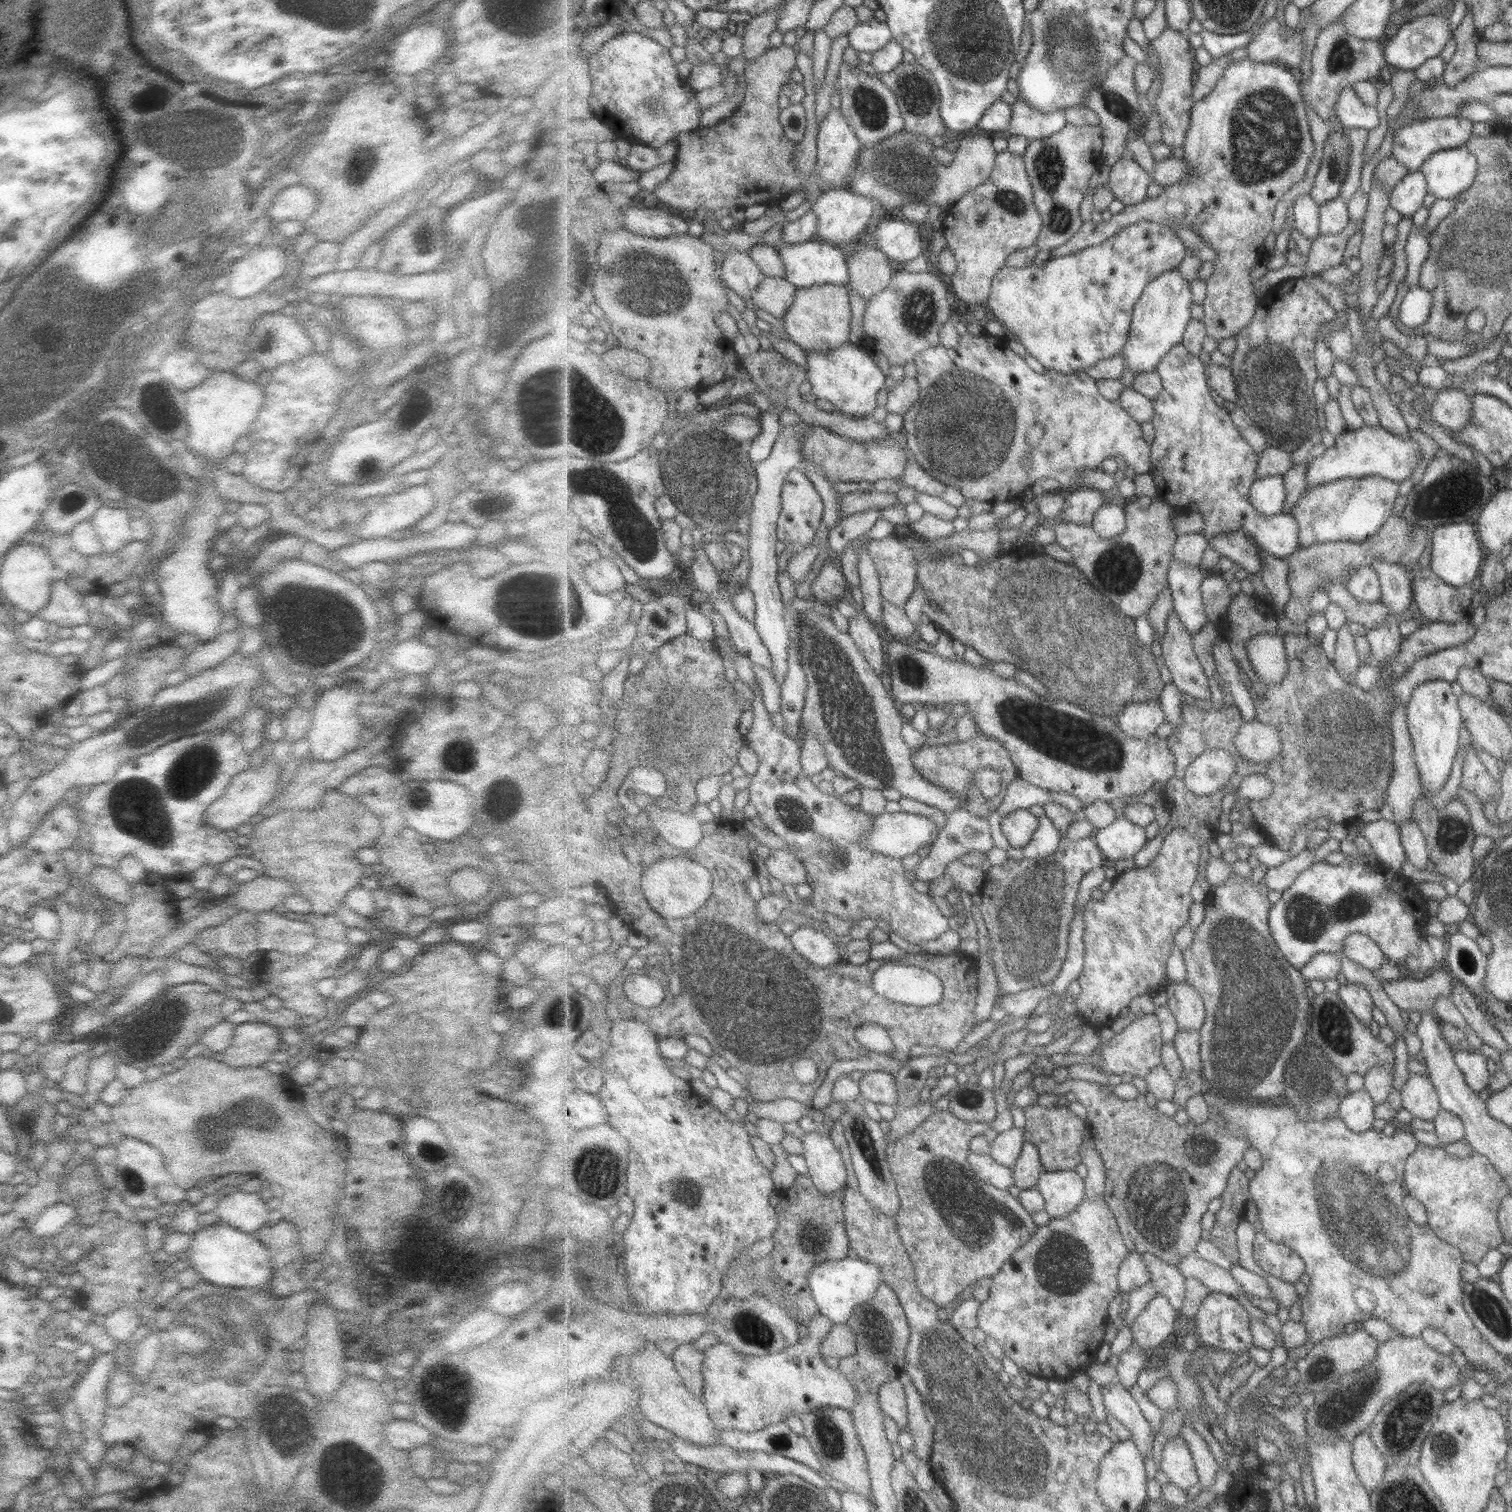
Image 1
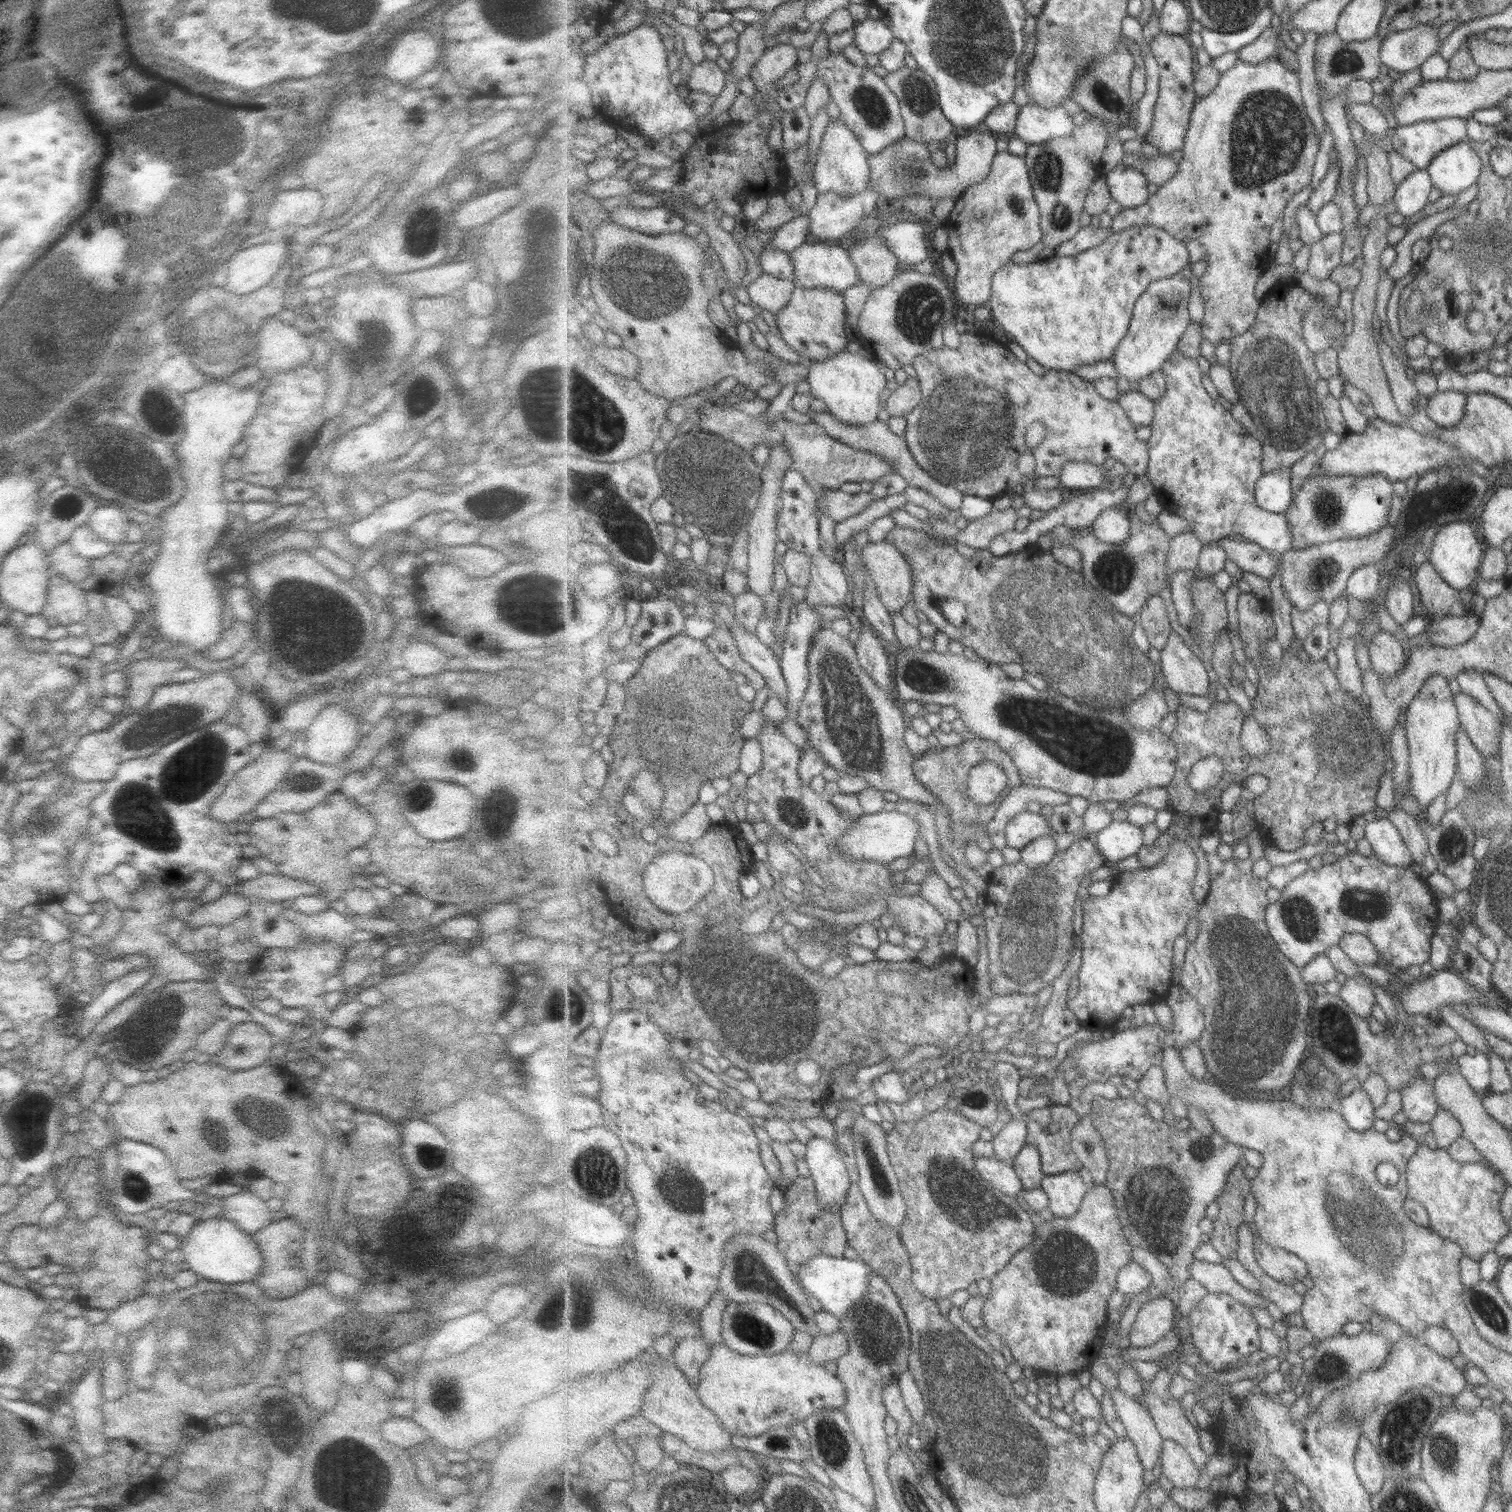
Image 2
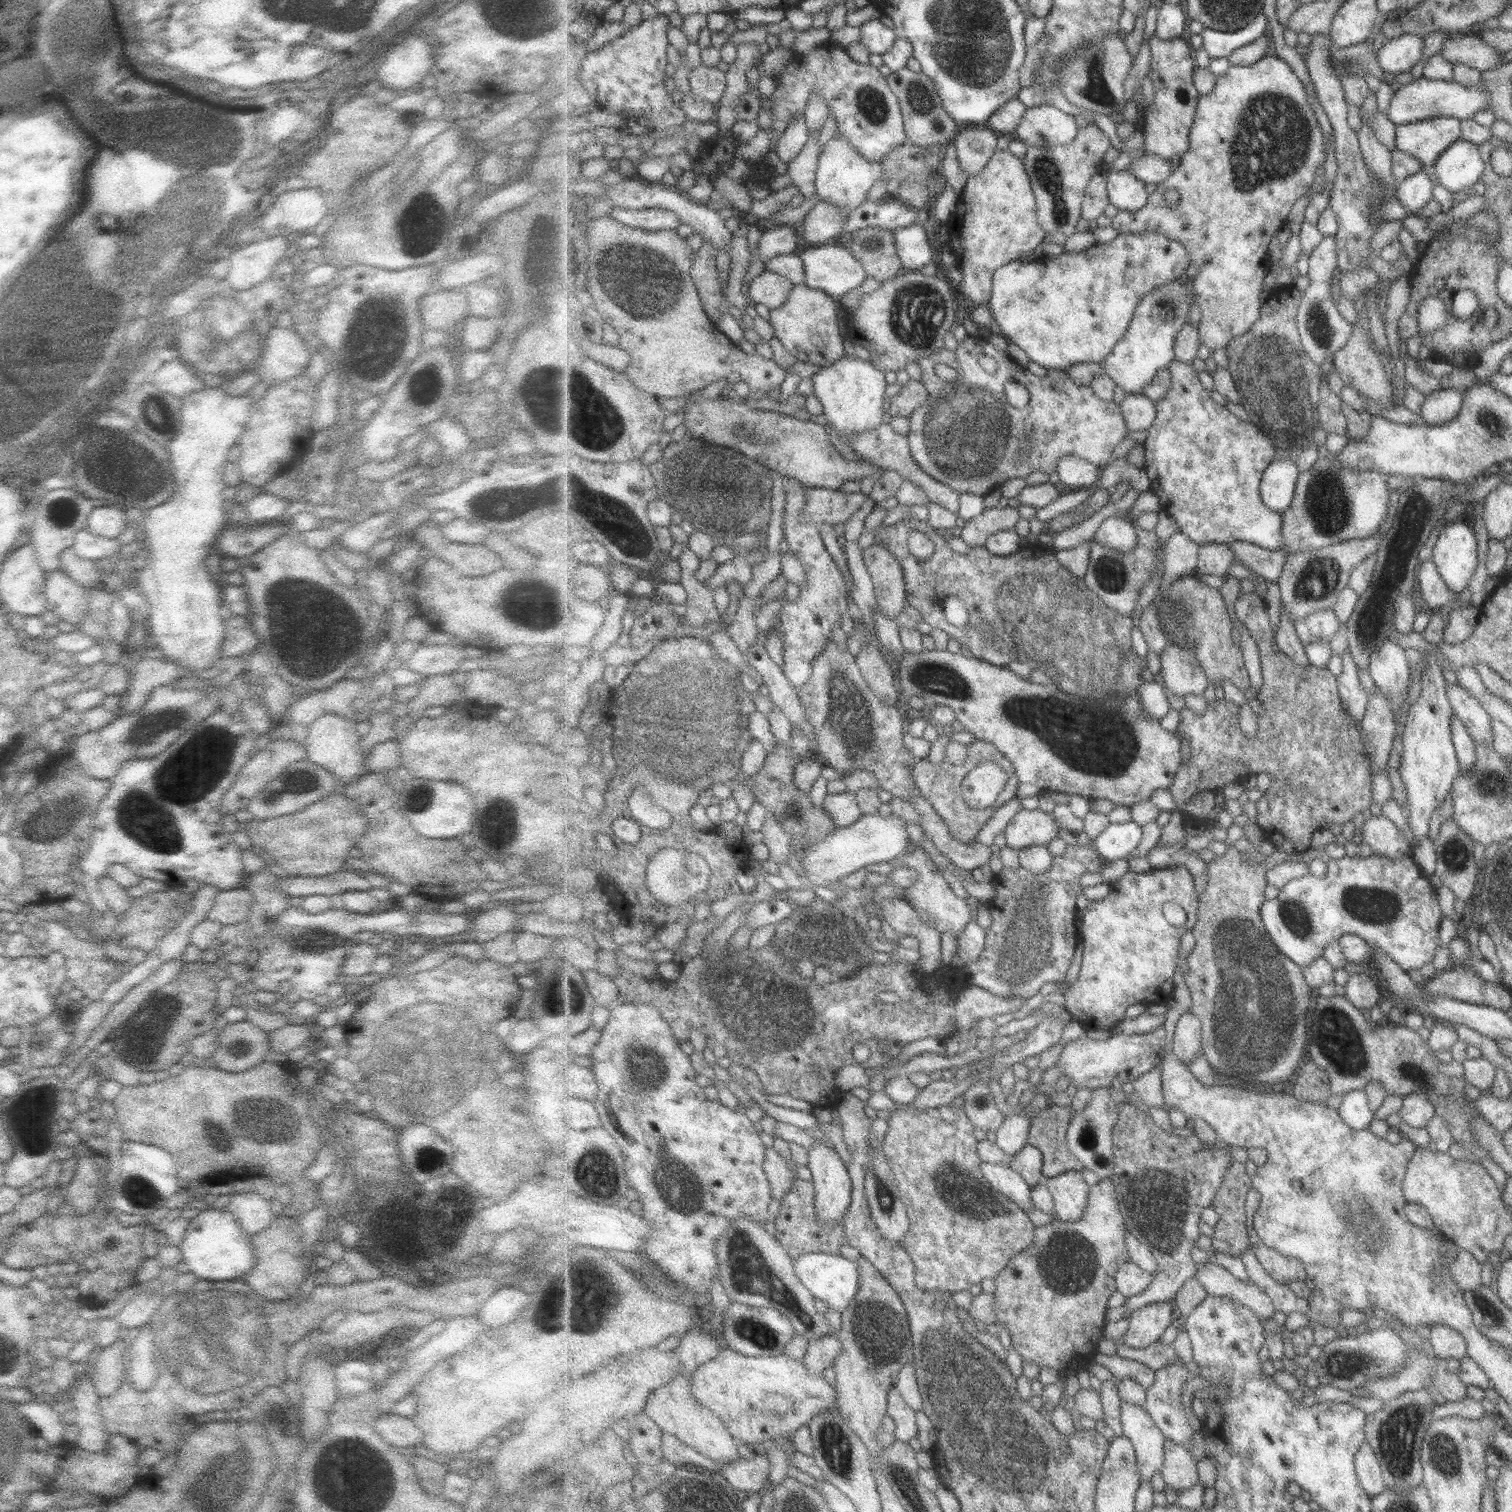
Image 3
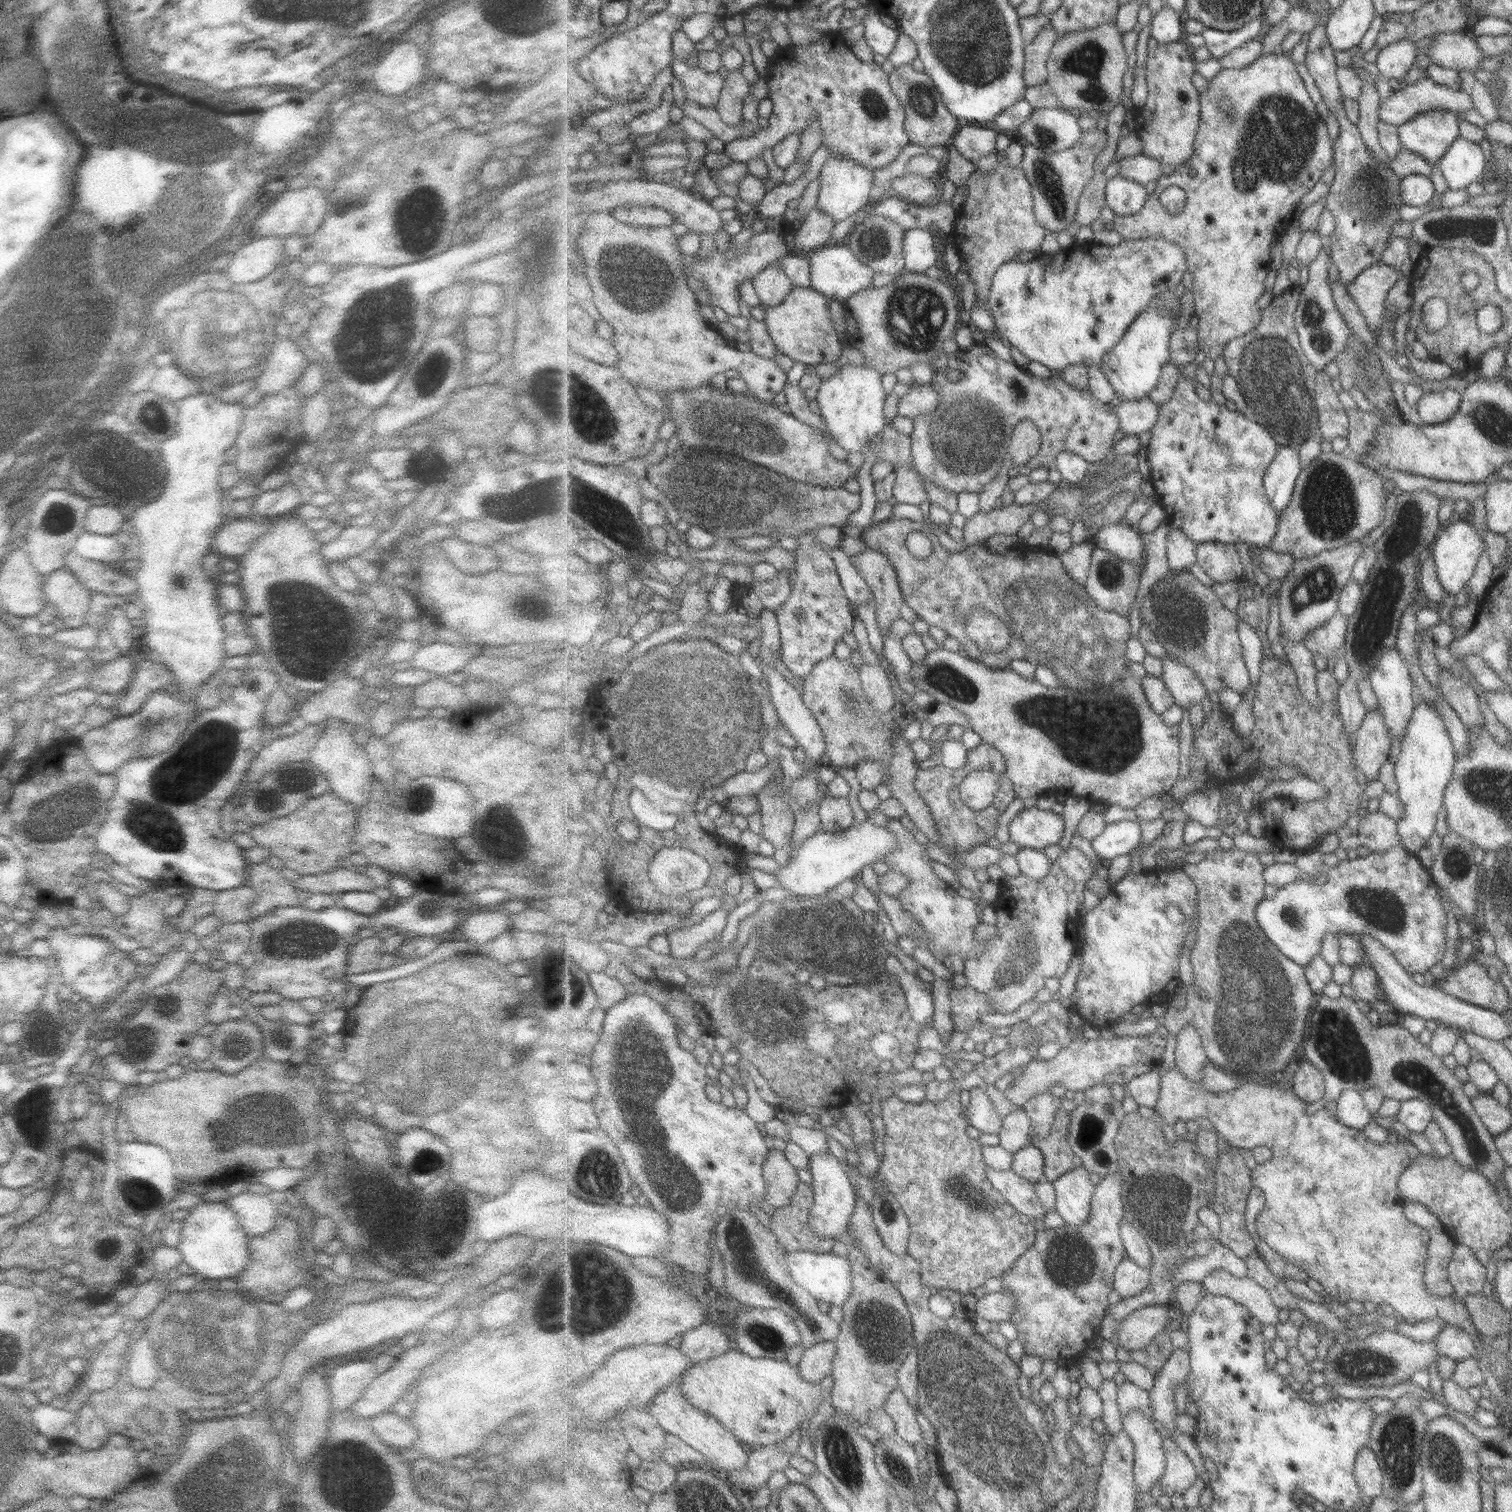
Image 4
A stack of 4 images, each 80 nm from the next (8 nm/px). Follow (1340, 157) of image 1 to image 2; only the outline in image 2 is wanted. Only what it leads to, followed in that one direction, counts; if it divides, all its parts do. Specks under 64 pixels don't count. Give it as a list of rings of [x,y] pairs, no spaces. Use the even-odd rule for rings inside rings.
[[[1333,148],[1330,156],[1333,166],[1329,166],[1329,171],[1325,174],[1323,180],[1319,182],[1317,188],[1310,194],[1310,199],[1307,202],[1315,216],[1319,214],[1319,211],[1325,207],[1325,205],[1330,204],[1339,196],[1342,179],[1339,153]]]

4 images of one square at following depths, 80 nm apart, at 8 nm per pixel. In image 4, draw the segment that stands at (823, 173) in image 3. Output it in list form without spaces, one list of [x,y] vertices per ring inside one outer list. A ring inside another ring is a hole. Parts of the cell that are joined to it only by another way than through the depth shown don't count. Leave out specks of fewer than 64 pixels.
[[[830,156],[819,174],[821,189],[816,208],[828,214],[835,222],[843,222],[857,214],[873,201],[875,171],[857,165],[853,159]]]

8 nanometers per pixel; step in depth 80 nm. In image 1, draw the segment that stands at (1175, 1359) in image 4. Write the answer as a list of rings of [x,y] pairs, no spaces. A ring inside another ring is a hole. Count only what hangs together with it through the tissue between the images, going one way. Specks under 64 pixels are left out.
[[[1183,1425],[1179,1429],[1177,1436],[1186,1440],[1191,1449],[1191,1454],[1194,1456],[1194,1463],[1200,1476],[1199,1485],[1201,1486],[1201,1491],[1209,1490],[1209,1486],[1215,1482],[1215,1476],[1217,1476],[1220,1466],[1211,1452],[1208,1442],[1191,1425]]]

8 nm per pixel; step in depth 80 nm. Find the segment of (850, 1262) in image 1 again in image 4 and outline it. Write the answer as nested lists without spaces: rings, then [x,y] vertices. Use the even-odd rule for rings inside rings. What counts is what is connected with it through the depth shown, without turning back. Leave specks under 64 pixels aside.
[[[797,1251],[788,1252],[785,1258],[793,1280],[819,1302],[823,1301],[831,1306],[842,1307],[850,1298],[854,1287],[854,1276],[848,1257],[843,1258],[843,1256],[830,1252],[817,1254],[815,1251]]]

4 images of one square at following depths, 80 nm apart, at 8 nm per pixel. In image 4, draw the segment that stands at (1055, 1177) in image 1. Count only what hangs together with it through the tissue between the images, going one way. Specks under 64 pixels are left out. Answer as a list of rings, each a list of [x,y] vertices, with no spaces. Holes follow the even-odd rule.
[[[1085,1165],[1074,1168],[1054,1180],[1056,1188],[1056,1208],[1057,1214],[1071,1227],[1085,1225],[1091,1217],[1091,1203],[1094,1200],[1094,1192],[1097,1185],[1091,1182],[1091,1171]]]

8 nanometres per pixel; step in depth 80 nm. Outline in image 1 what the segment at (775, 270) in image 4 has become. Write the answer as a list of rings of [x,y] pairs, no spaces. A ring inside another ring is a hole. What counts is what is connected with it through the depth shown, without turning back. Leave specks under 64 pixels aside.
[[[765,277],[753,291],[752,302],[776,318],[782,318],[794,303],[798,288],[783,278]]]

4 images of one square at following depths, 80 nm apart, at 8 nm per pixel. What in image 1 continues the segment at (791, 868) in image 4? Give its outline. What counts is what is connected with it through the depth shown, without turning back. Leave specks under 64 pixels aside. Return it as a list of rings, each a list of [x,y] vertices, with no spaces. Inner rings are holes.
[[[885,811],[874,817],[874,826],[866,832],[862,844],[870,852],[902,859],[915,854],[921,846],[931,846],[938,832],[939,826],[930,817]]]

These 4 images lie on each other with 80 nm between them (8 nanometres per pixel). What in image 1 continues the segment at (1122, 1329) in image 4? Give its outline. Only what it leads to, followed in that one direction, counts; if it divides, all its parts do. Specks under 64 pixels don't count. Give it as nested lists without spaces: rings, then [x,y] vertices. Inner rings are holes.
[[[1155,1295],[1131,1327],[1133,1343],[1143,1349],[1165,1346],[1174,1338],[1179,1316],[1179,1310],[1167,1297]]]

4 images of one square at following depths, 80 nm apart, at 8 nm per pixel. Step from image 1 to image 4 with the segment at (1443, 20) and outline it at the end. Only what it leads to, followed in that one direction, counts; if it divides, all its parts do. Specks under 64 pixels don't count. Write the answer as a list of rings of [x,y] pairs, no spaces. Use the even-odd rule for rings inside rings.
[[[1400,40],[1381,50],[1375,63],[1381,77],[1401,81],[1419,57],[1417,43],[1412,40]]]

